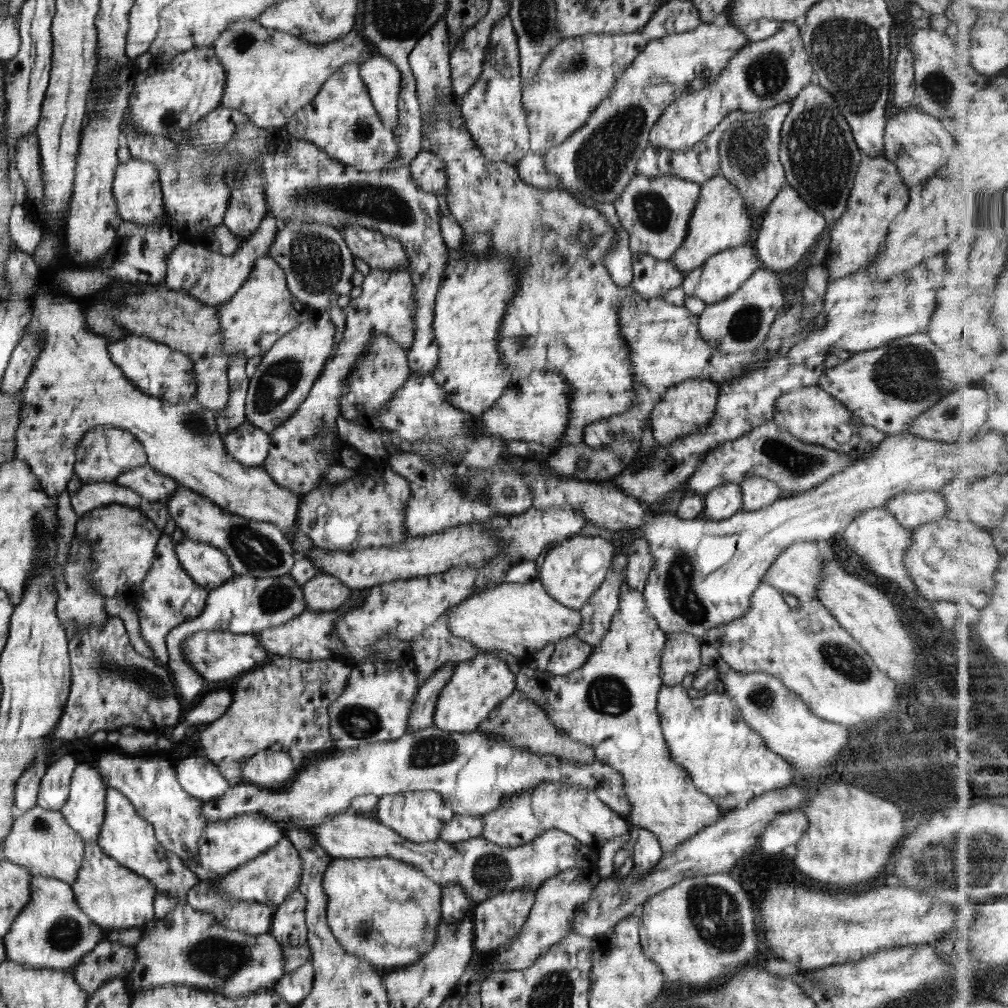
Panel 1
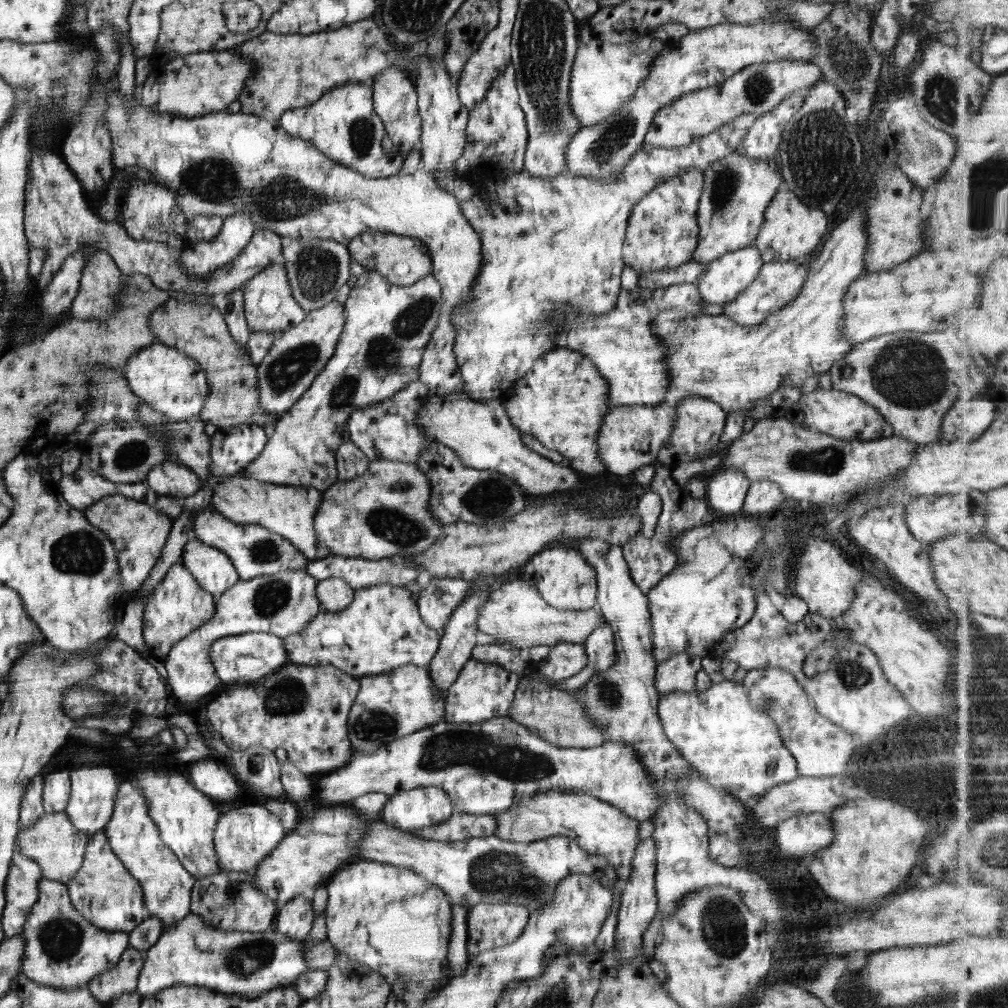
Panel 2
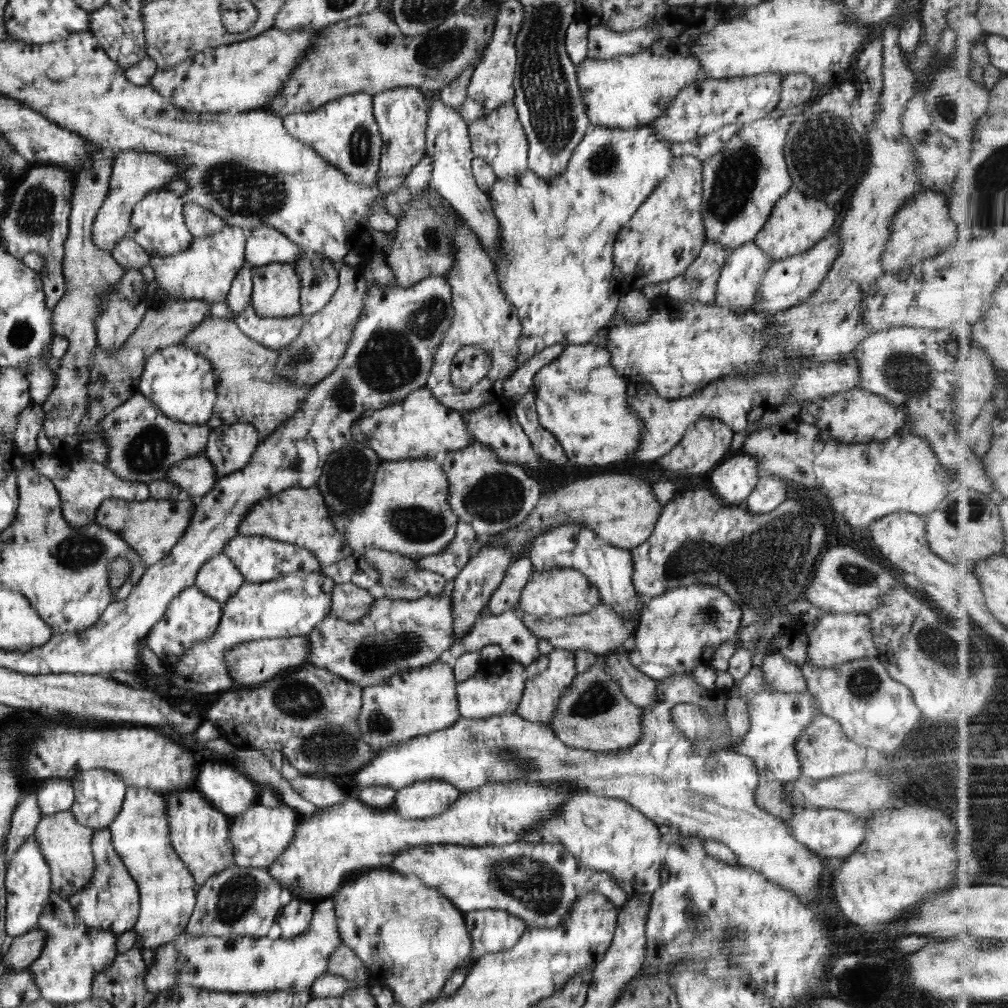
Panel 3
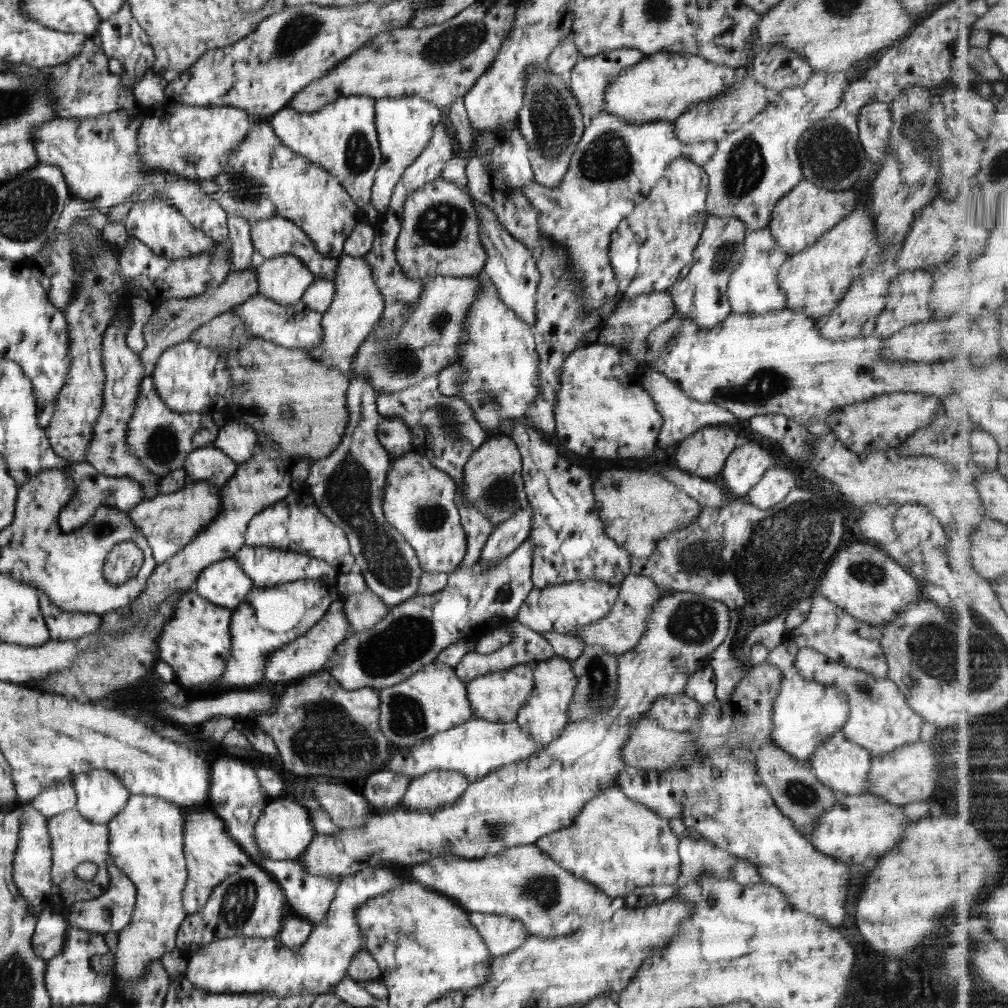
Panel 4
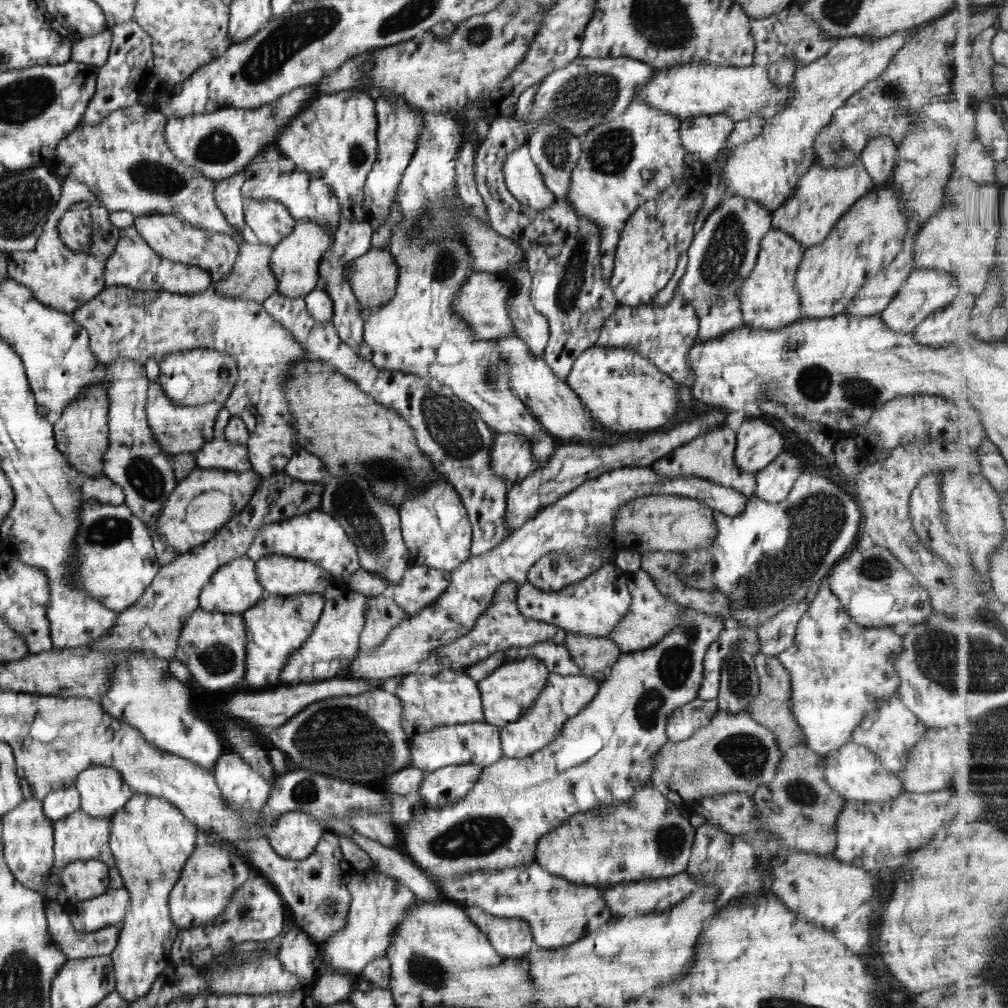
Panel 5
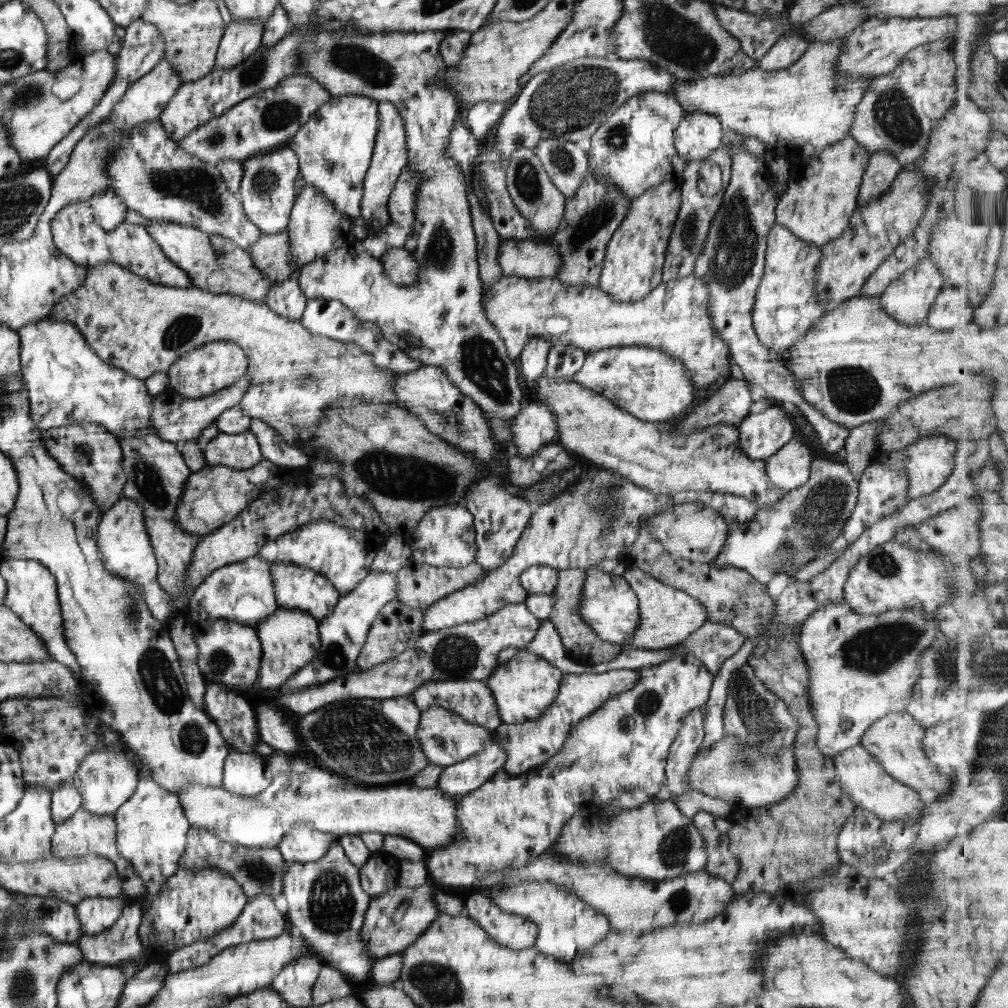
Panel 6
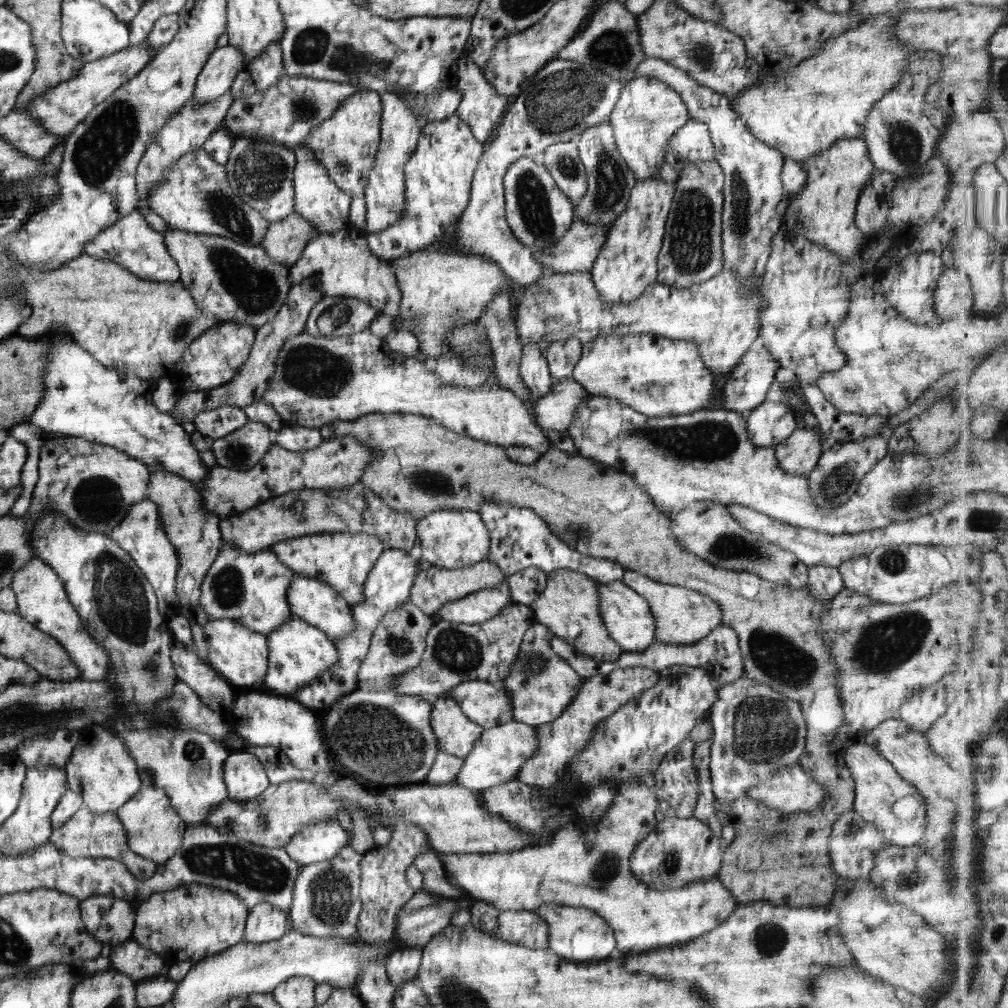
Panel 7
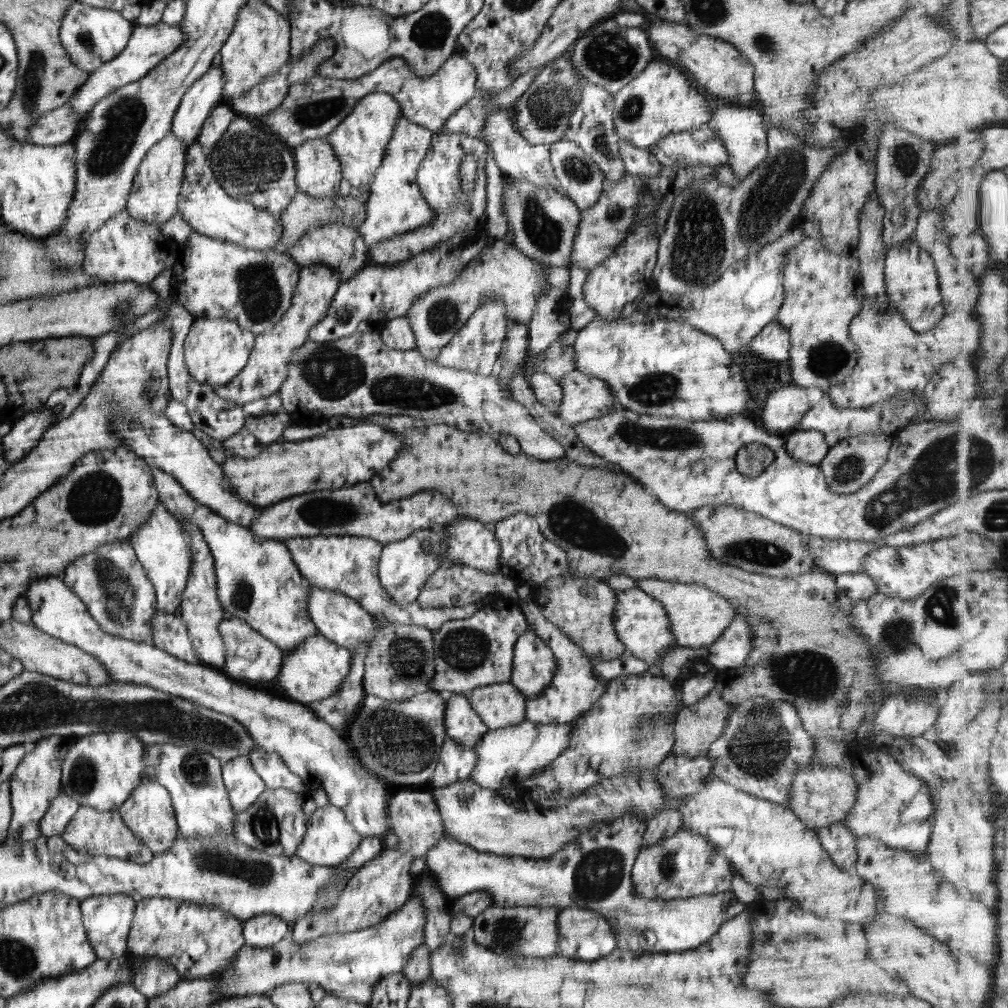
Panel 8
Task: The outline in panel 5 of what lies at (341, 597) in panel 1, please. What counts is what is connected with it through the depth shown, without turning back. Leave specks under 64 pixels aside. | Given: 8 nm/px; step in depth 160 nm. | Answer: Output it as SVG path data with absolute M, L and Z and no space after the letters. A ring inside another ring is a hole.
M388 593L370 597L364 614L364 625L359 633L358 648L362 652L373 652L385 640L387 633L406 615Z

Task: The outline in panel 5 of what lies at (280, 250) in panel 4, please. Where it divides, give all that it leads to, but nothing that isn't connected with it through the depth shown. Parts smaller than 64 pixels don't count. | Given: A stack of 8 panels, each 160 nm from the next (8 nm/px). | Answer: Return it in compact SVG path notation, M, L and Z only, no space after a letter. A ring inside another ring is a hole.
M243 198L243 209L244 223L265 246L275 247L295 224L283 204L273 199ZM341 219L336 226L335 241L331 249L325 250L321 261L319 261L318 276L319 285L322 290L329 295L333 303L333 317L331 322L336 330L337 336L350 346L358 356L358 348L362 340L363 320L360 318L359 303L349 288L348 281L343 278L345 266L362 256L371 248L370 238L374 229L369 226L365 220L351 222L350 220Z

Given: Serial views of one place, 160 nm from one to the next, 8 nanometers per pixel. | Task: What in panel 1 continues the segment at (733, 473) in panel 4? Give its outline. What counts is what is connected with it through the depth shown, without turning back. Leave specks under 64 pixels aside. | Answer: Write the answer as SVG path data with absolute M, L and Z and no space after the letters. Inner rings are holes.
M718 484L702 496L701 516L709 520L726 519L741 510L742 494L738 484Z

